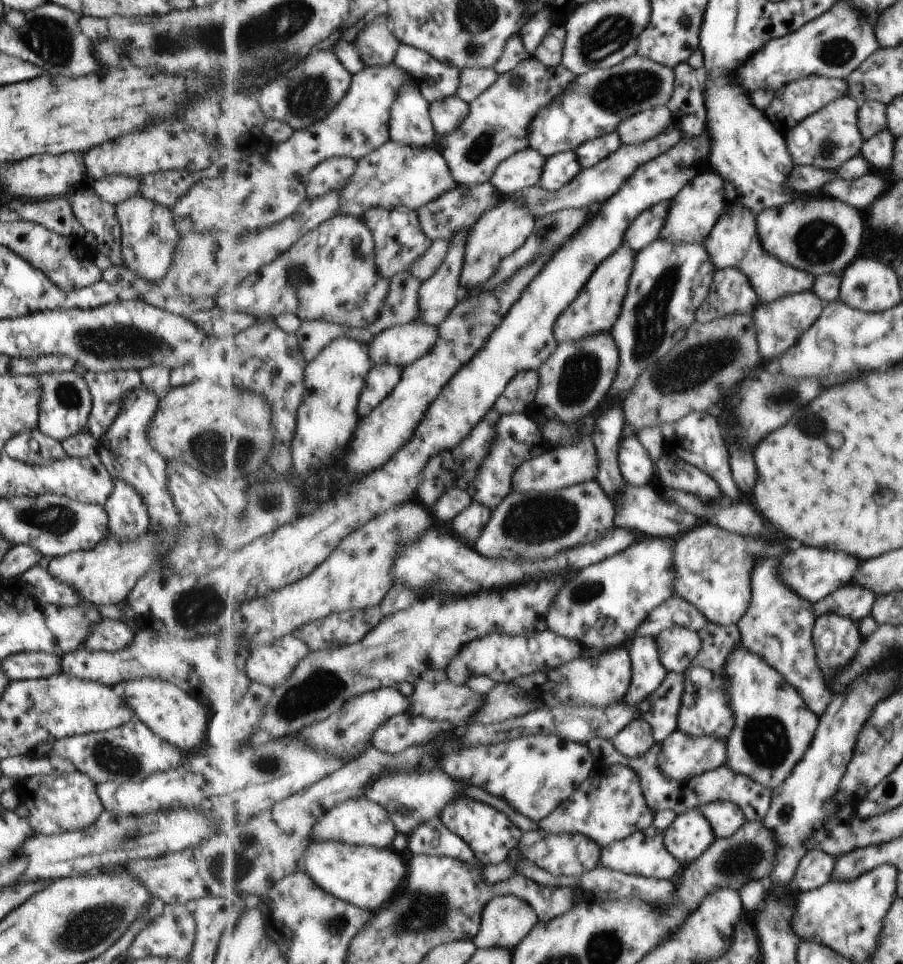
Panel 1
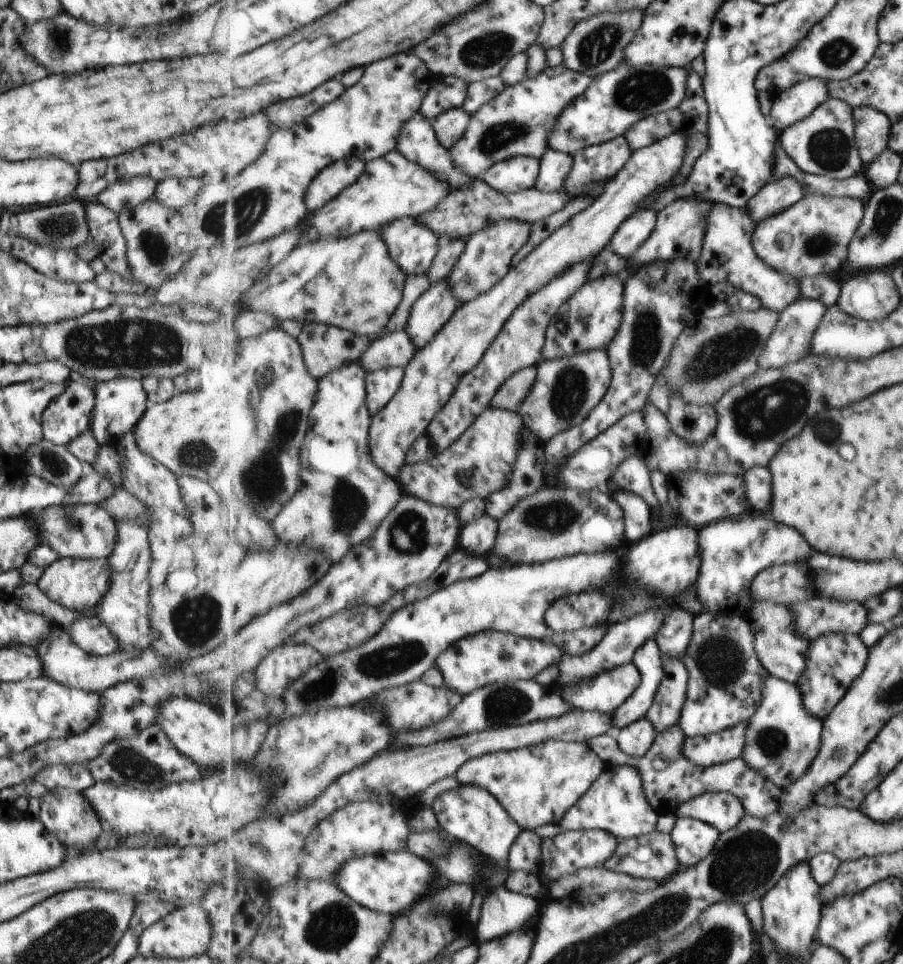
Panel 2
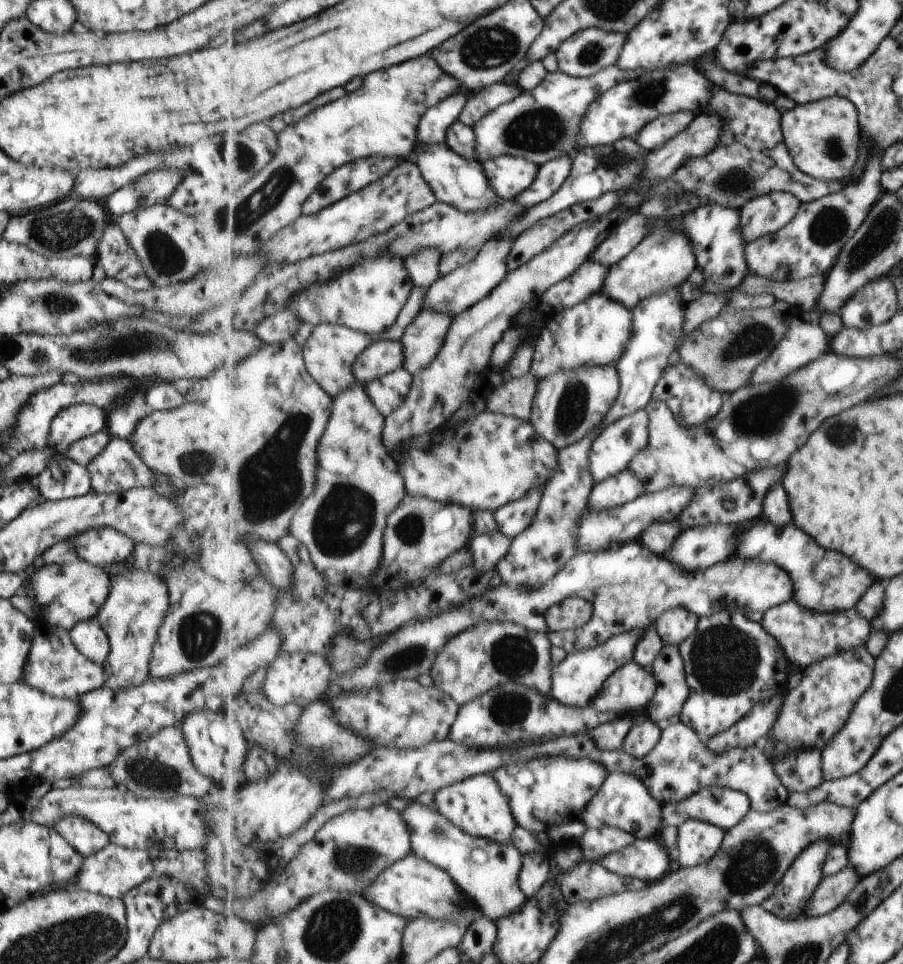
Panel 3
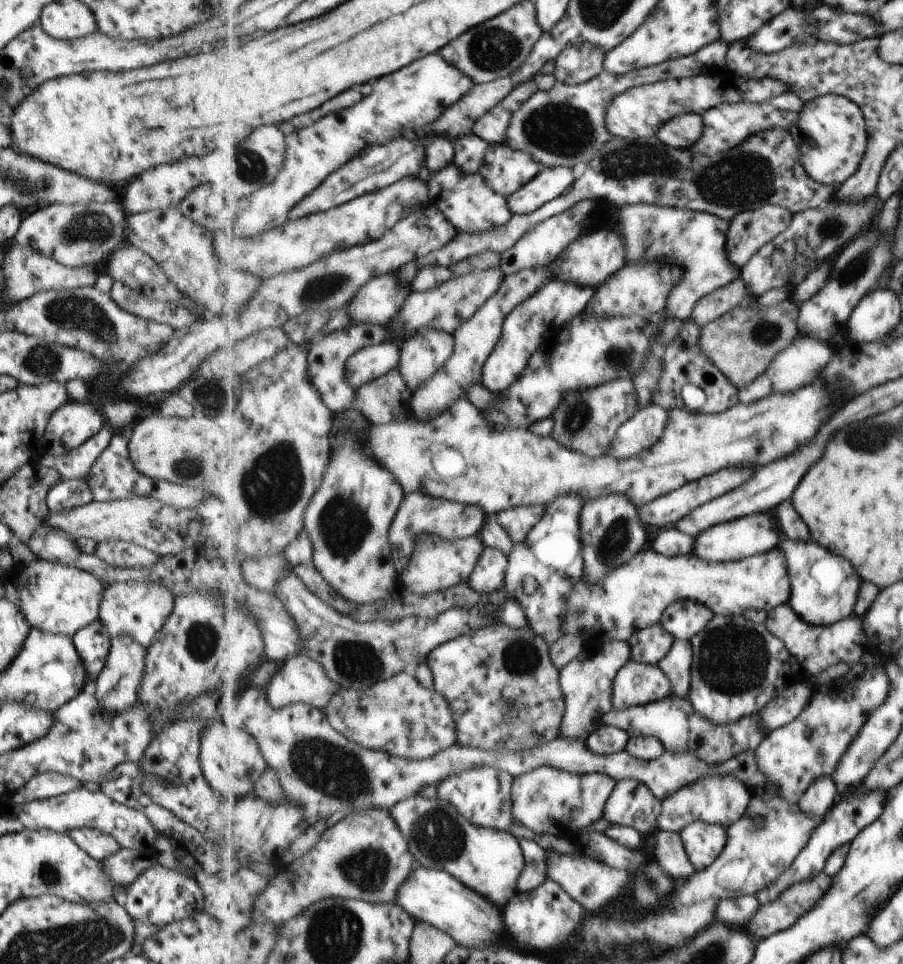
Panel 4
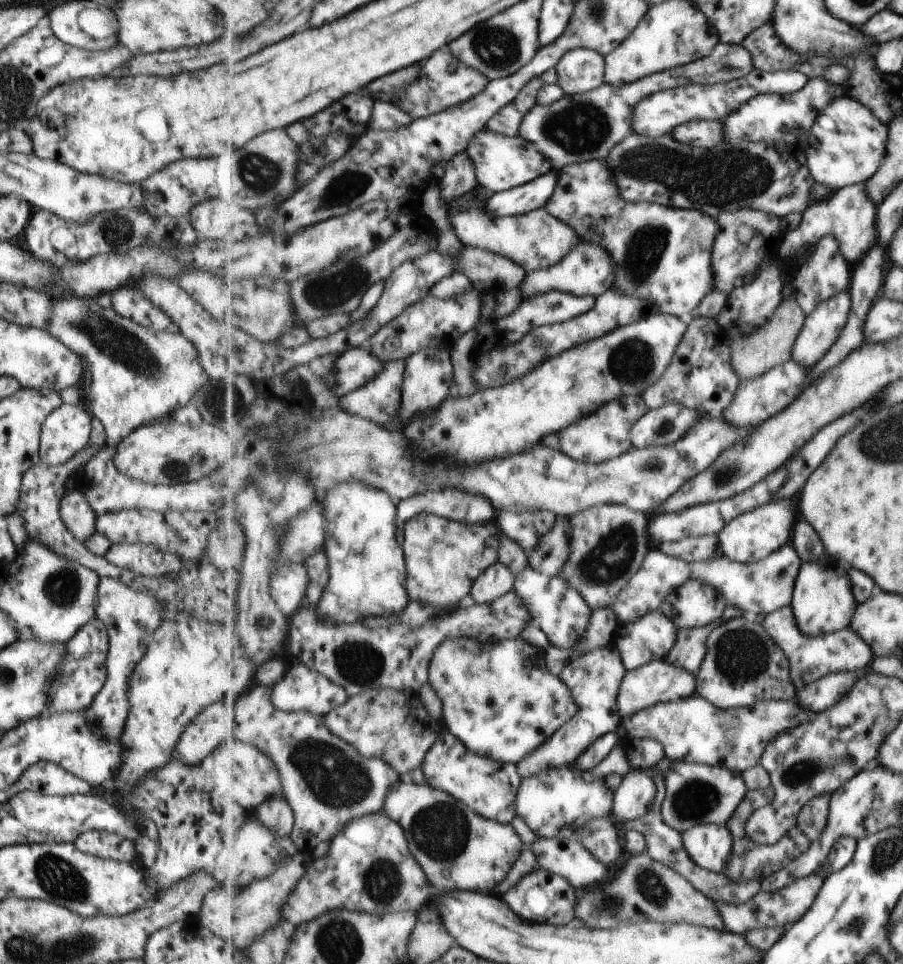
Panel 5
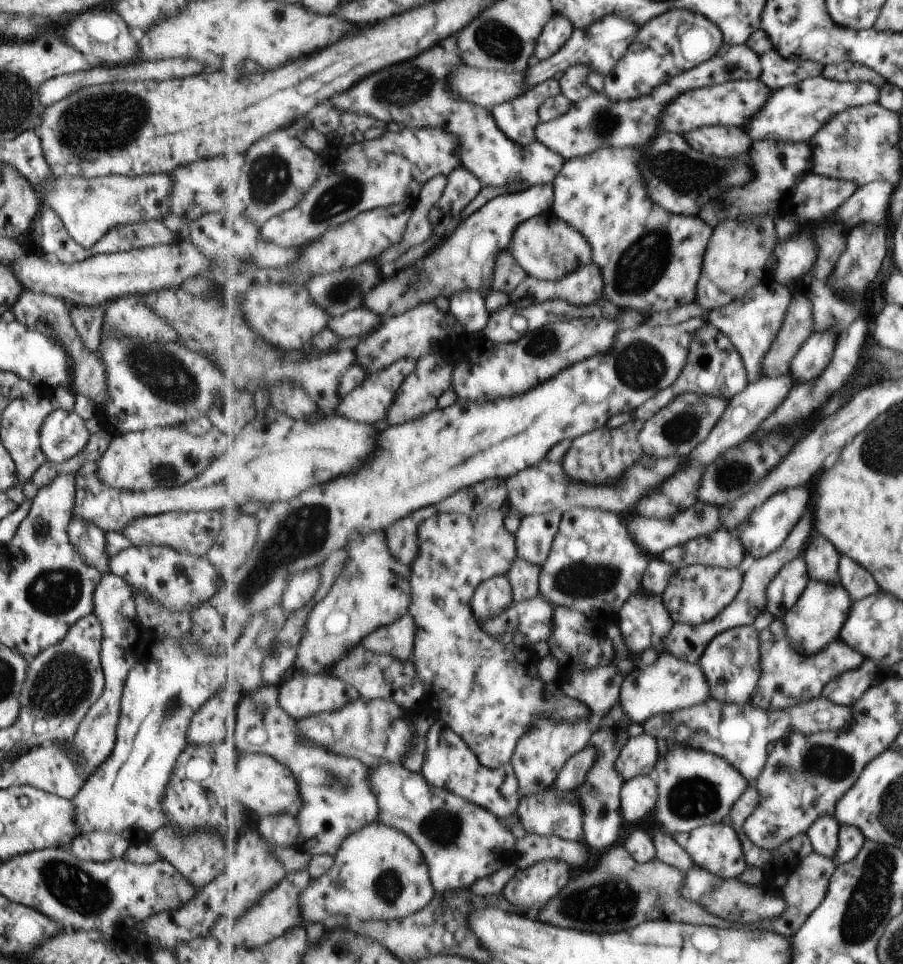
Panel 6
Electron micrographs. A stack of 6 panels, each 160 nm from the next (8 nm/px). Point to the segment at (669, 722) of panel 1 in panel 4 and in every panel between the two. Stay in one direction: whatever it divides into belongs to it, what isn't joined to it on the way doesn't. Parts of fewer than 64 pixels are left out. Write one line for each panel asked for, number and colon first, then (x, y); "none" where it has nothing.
2: (669, 702)
3: (669, 667)
4: (677, 664)

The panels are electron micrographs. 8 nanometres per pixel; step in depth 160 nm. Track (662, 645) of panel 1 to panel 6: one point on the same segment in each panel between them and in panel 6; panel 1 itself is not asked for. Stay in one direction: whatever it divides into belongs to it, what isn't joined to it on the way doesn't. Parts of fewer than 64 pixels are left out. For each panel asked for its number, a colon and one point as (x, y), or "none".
2: (675, 636)
3: (675, 627)
4: (684, 619)
5: (696, 604)
6: (698, 593)

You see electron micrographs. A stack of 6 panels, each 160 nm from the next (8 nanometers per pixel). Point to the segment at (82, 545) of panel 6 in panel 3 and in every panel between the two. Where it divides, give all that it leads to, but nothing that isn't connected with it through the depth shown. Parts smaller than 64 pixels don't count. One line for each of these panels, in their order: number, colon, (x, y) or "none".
3: (61, 478)
4: (66, 494)
5: (77, 516)

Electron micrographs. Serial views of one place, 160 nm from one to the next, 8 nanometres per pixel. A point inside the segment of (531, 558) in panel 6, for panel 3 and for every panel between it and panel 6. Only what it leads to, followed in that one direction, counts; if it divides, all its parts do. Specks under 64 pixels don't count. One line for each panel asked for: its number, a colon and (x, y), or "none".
3: (514, 518)
4: (519, 521)
5: (526, 529)

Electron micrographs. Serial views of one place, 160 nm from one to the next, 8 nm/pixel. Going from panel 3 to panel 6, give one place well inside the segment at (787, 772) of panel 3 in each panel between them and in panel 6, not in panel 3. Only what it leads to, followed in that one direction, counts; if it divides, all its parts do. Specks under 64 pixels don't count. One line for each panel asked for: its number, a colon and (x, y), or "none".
4: (820, 798)
5: (813, 819)
6: (825, 834)

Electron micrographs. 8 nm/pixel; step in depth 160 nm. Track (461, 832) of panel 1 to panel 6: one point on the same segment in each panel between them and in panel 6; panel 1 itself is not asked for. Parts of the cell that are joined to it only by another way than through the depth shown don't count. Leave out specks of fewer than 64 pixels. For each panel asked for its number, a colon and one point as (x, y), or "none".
2: (471, 814)
3: (478, 805)
4: (483, 795)
5: (490, 788)
6: (450, 763)

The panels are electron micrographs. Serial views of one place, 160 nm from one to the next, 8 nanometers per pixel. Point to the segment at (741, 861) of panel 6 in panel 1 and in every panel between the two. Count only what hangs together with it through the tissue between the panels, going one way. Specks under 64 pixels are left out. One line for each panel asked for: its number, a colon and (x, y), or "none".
1: (691, 834)
2: (694, 839)
3: (699, 841)
4: (704, 842)
5: (711, 846)

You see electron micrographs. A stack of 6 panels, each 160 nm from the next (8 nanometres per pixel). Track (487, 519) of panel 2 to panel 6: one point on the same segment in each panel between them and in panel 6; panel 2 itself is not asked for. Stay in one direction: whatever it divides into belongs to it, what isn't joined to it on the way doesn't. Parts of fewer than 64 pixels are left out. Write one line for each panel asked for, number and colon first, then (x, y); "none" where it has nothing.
3: (488, 550)
4: (489, 576)
5: (498, 580)
6: (493, 597)

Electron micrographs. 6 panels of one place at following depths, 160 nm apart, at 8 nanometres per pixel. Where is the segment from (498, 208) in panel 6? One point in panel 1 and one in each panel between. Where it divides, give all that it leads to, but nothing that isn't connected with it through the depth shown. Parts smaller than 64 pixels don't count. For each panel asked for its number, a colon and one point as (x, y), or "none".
1: (560, 170)
2: (555, 165)
3: (552, 175)
4: (554, 181)
5: (525, 199)

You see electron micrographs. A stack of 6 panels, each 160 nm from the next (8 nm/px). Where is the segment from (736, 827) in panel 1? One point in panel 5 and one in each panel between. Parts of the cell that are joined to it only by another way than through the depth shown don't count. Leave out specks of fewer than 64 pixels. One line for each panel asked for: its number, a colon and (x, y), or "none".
2: (725, 811)
3: (725, 807)
4: (722, 800)
5: (697, 793)

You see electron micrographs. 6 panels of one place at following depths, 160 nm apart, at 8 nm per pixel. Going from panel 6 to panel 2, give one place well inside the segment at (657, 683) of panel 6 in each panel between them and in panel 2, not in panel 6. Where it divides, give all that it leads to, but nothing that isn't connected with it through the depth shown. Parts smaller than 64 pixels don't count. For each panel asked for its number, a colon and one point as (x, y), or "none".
2: (606, 693)
3: (633, 686)
4: (636, 684)
5: (660, 681)

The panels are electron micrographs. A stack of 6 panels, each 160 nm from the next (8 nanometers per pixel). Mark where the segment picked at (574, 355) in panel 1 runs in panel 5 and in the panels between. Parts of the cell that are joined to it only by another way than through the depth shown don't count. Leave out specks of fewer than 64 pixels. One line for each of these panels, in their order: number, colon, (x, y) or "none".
2: (566, 390)
3: (569, 405)
4: (586, 422)
5: (604, 436)

